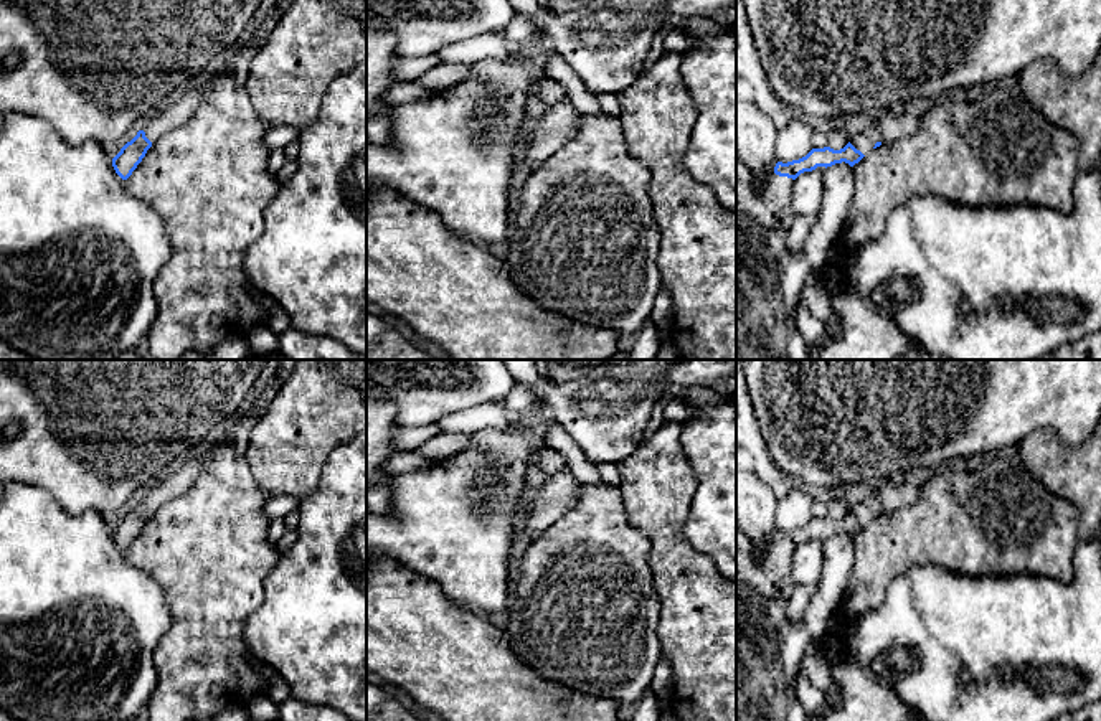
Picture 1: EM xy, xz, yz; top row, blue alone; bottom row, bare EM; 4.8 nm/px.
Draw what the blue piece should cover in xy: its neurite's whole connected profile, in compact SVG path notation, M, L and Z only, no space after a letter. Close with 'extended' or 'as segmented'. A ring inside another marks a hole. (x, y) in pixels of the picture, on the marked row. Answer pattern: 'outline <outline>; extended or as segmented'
outline M203 73L193 84L187 86L167 104L155 111L145 129L127 142L120 152L112 158L116 173L127 180L137 165L145 157L147 150L167 132L182 127L198 109L205 99L205 86L216 81L220 73Z; extended

